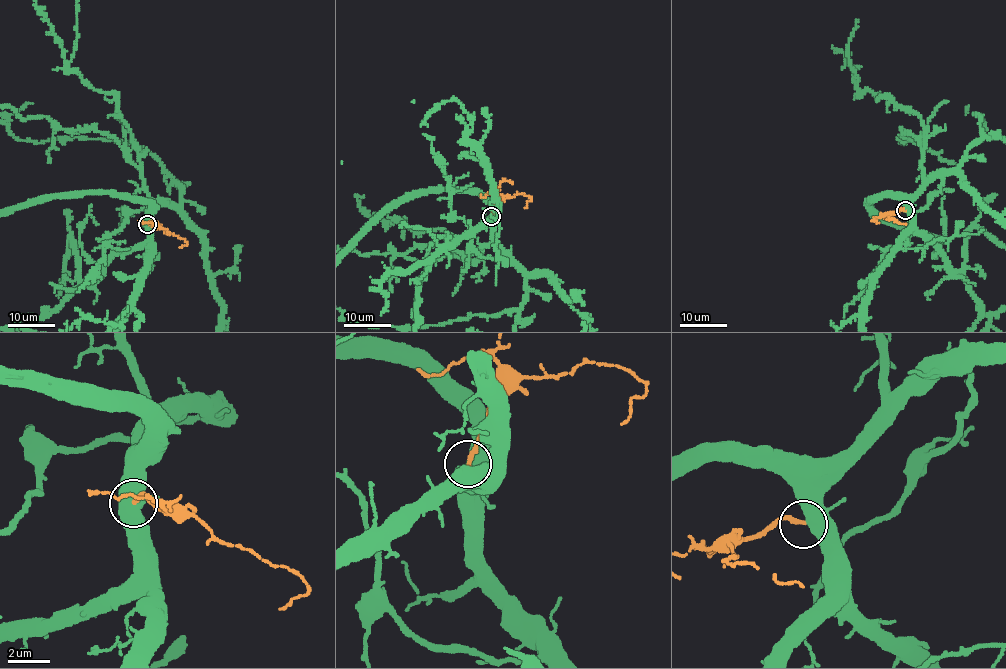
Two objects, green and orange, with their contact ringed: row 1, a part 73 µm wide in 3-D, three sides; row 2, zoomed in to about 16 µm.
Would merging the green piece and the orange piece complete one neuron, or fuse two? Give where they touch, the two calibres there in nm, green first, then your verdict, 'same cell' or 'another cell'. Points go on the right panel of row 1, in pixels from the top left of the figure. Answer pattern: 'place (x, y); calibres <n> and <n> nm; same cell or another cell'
place (905, 210); calibres 800 and 200 nm; same cell

